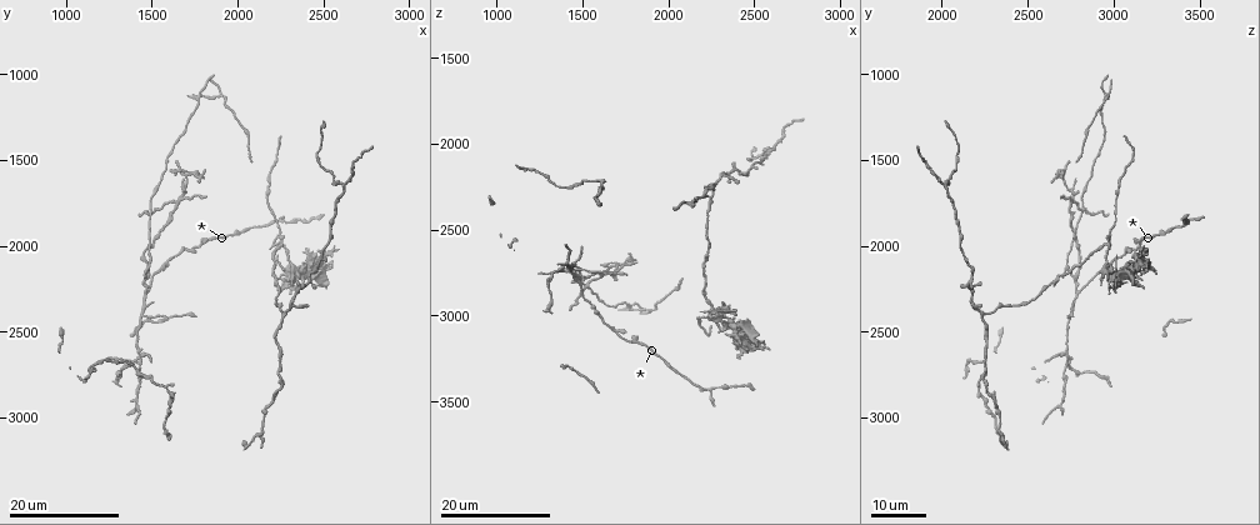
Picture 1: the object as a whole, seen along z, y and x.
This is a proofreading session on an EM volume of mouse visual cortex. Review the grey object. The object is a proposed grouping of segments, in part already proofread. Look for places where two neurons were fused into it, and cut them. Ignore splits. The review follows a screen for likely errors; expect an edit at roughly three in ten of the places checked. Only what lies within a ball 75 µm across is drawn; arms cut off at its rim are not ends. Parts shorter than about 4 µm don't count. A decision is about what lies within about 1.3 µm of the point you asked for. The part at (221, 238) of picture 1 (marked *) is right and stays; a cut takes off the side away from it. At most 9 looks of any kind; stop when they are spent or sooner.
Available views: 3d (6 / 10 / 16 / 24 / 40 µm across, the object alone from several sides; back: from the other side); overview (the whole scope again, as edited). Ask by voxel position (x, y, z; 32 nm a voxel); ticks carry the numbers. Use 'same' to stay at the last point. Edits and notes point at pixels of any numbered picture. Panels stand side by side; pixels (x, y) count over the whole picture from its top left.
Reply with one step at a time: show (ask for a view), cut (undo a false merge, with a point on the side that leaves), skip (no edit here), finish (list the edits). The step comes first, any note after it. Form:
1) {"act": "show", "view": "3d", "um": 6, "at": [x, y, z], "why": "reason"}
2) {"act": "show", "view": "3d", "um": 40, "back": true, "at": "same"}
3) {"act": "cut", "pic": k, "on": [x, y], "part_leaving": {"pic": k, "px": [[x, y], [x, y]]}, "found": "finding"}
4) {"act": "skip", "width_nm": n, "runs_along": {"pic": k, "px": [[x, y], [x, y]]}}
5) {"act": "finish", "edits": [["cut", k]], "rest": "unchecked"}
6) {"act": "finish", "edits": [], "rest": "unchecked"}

{"act": "show", "view": "3d", "um": 24, "at": [1640, 1760, 2760], "why": "three arms meet"}

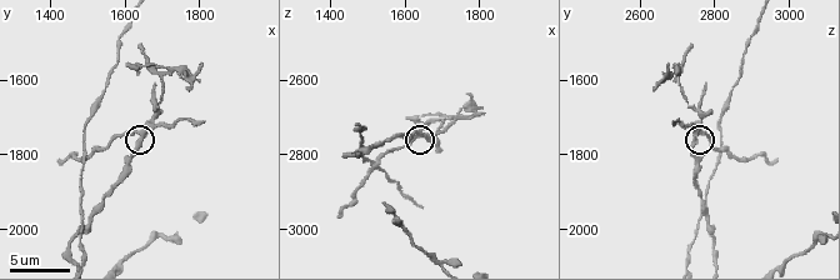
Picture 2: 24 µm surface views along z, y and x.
{"act": "show", "view": "3d", "um": 6, "at": [1650, 1740, 2750], "why": "zoom in"}

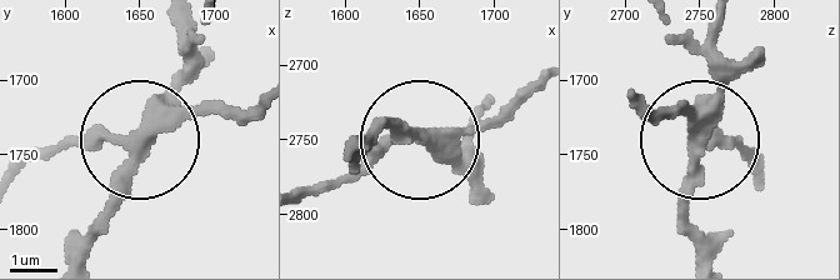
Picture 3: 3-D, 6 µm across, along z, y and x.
{"act": "skip", "arms": 3, "runs_along": {"pic": 3, "px": [[699, 253], [688, 158], [704, 110], [755, 54]]}, "found": "one neuron here"}

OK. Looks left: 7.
{"act": "show", "view": "3d", "um": 16, "at": [1480, 2280, 2780], "why": "a fork"}

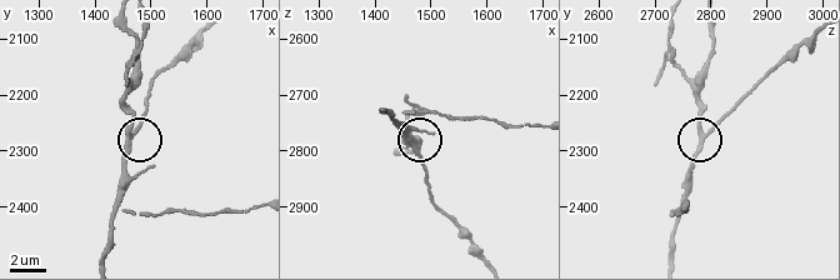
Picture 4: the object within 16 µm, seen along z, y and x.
{"act": "show", "view": "3d", "um": 10, "at": [1455, 2280, 2780]}

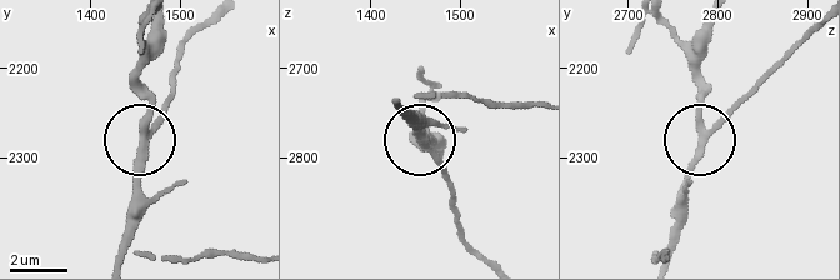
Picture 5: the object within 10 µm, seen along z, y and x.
{"act": "skip", "runs_along": {"pic": 5, "px": [[203, 25], [141, 135], [139, 63]]}, "found": "one neuron here"}

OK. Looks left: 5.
{"act": "show", "view": "3d", "um": 16, "at": [1420, 2640, 2740], "why": "branch point"}

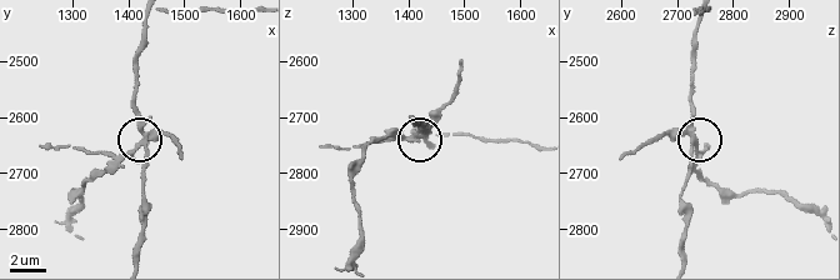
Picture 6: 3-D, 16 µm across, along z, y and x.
{"act": "show", "view": "3d", "um": 6, "at": [1425, 2650, 2730], "why": "closer look"}

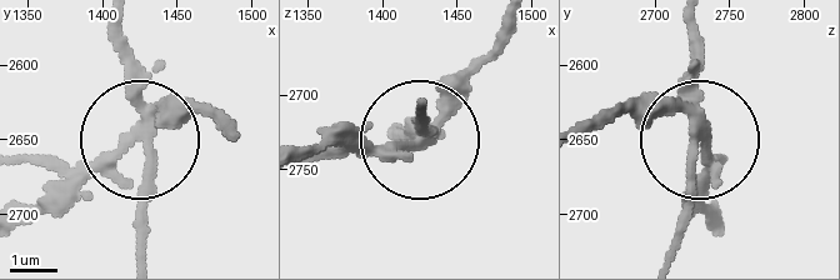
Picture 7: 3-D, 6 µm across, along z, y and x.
{"act": "skip", "arms": 3, "found": "all the same neuron"}

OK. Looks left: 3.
{"act": "show", "view": "3d", "um": 16, "at": [2260, 2400, 2220], "why": "two arms in line, one across"}

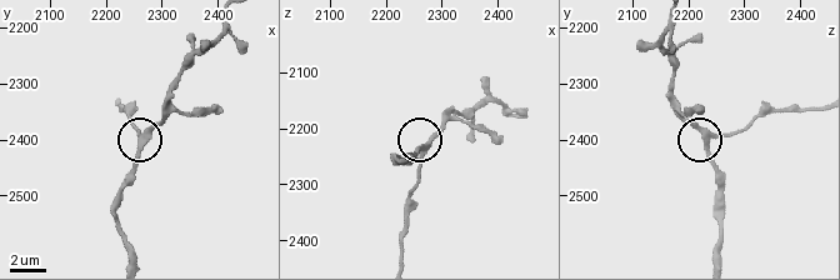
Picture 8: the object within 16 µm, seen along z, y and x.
{"act": "show", "view": "3d", "um": 10, "at": [2265, 2410, 2230]}

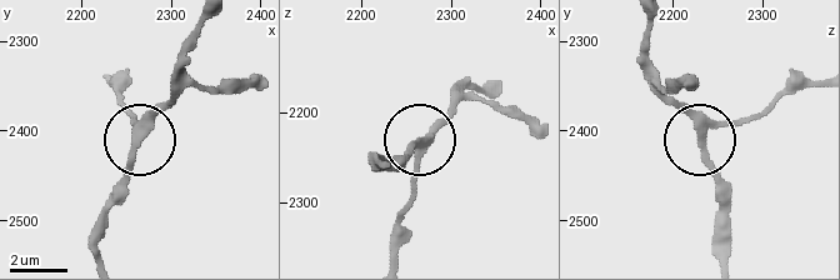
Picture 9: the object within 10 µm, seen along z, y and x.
{"act": "skip", "side_arm_um": 31, "runs_along": {"pic": 9, "px": [[814, 80], [793, 83], [756, 114], [701, 138], [728, 221]]}, "found": "all the same neuron"}

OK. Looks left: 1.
{"act": "finish", "edits": [], "rest": "unchecked"}

